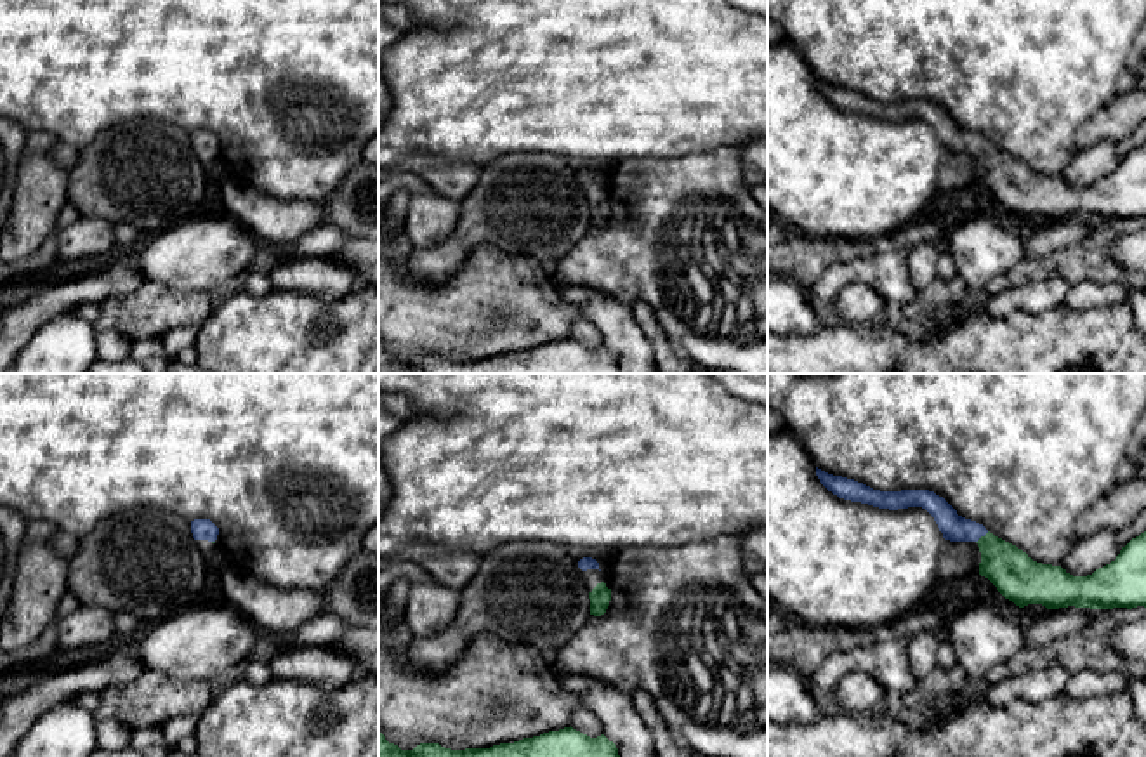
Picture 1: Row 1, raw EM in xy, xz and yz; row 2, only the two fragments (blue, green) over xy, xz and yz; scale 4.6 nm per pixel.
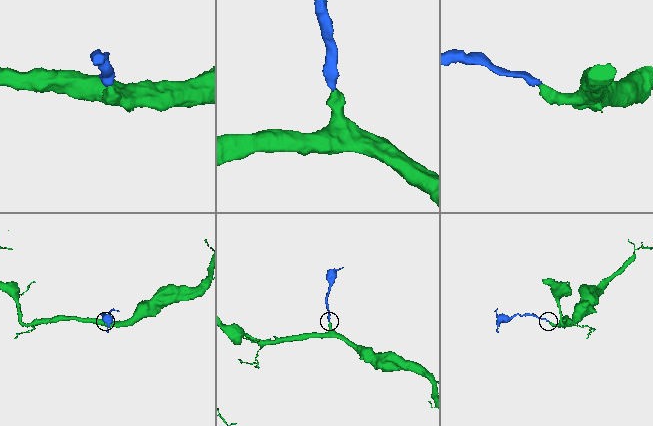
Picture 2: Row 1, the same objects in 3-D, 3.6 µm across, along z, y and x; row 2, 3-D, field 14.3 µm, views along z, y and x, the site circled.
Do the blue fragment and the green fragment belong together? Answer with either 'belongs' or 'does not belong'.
belongs

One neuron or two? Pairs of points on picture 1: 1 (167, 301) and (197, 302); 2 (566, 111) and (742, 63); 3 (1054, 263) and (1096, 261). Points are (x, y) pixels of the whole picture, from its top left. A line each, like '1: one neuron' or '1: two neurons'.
1: one neuron
2: one neuron
3: one neuron

